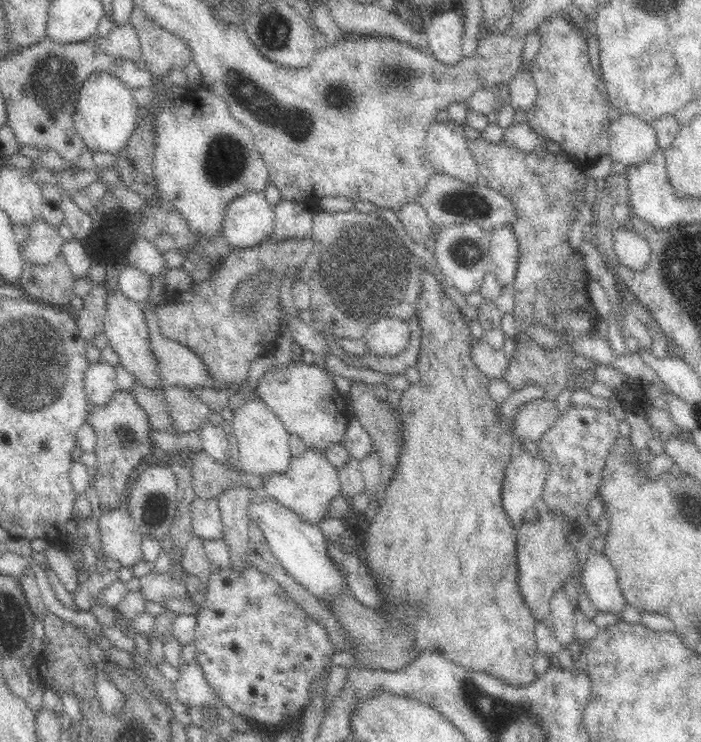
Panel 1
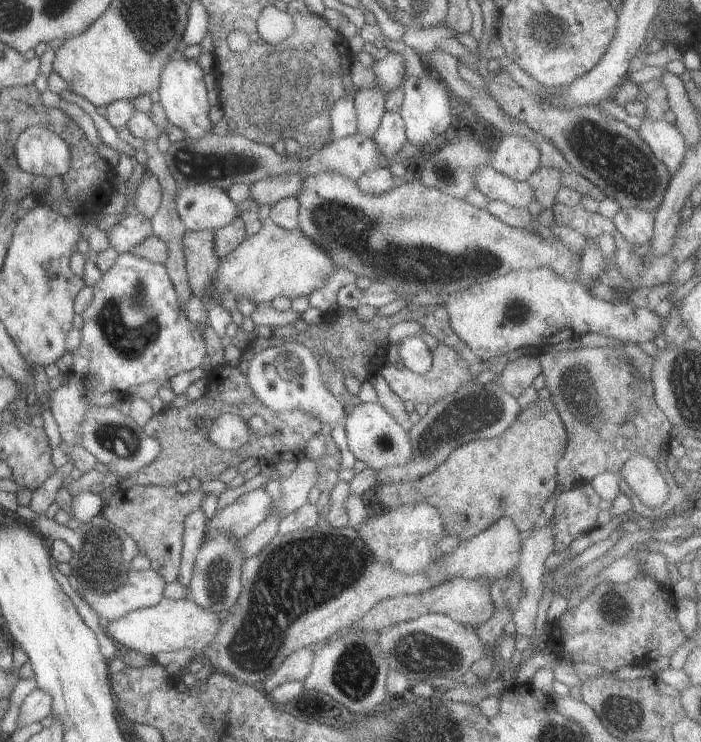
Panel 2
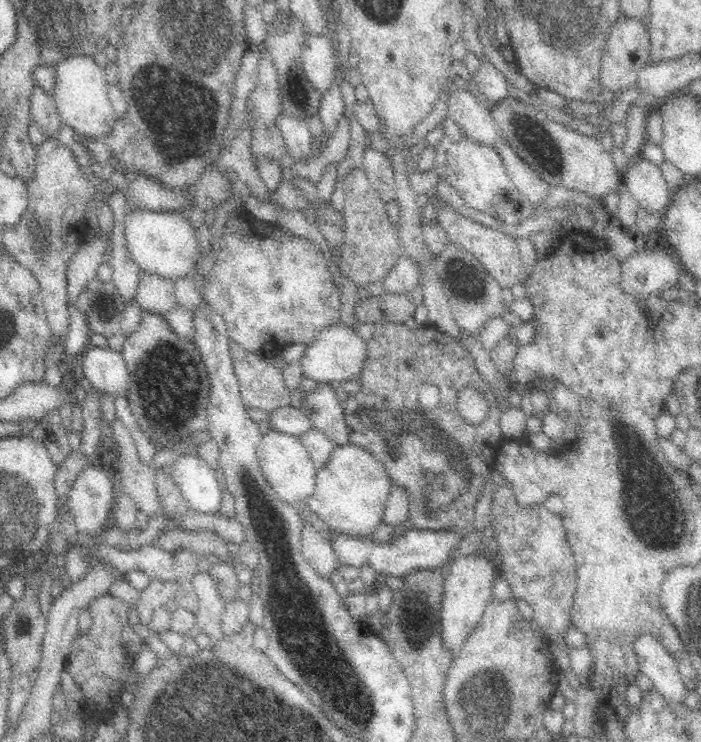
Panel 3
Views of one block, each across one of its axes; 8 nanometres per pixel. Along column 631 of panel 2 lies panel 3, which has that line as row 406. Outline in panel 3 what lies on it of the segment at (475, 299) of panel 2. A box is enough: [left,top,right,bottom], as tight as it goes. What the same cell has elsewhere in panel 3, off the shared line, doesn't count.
[304,382,349,445]

